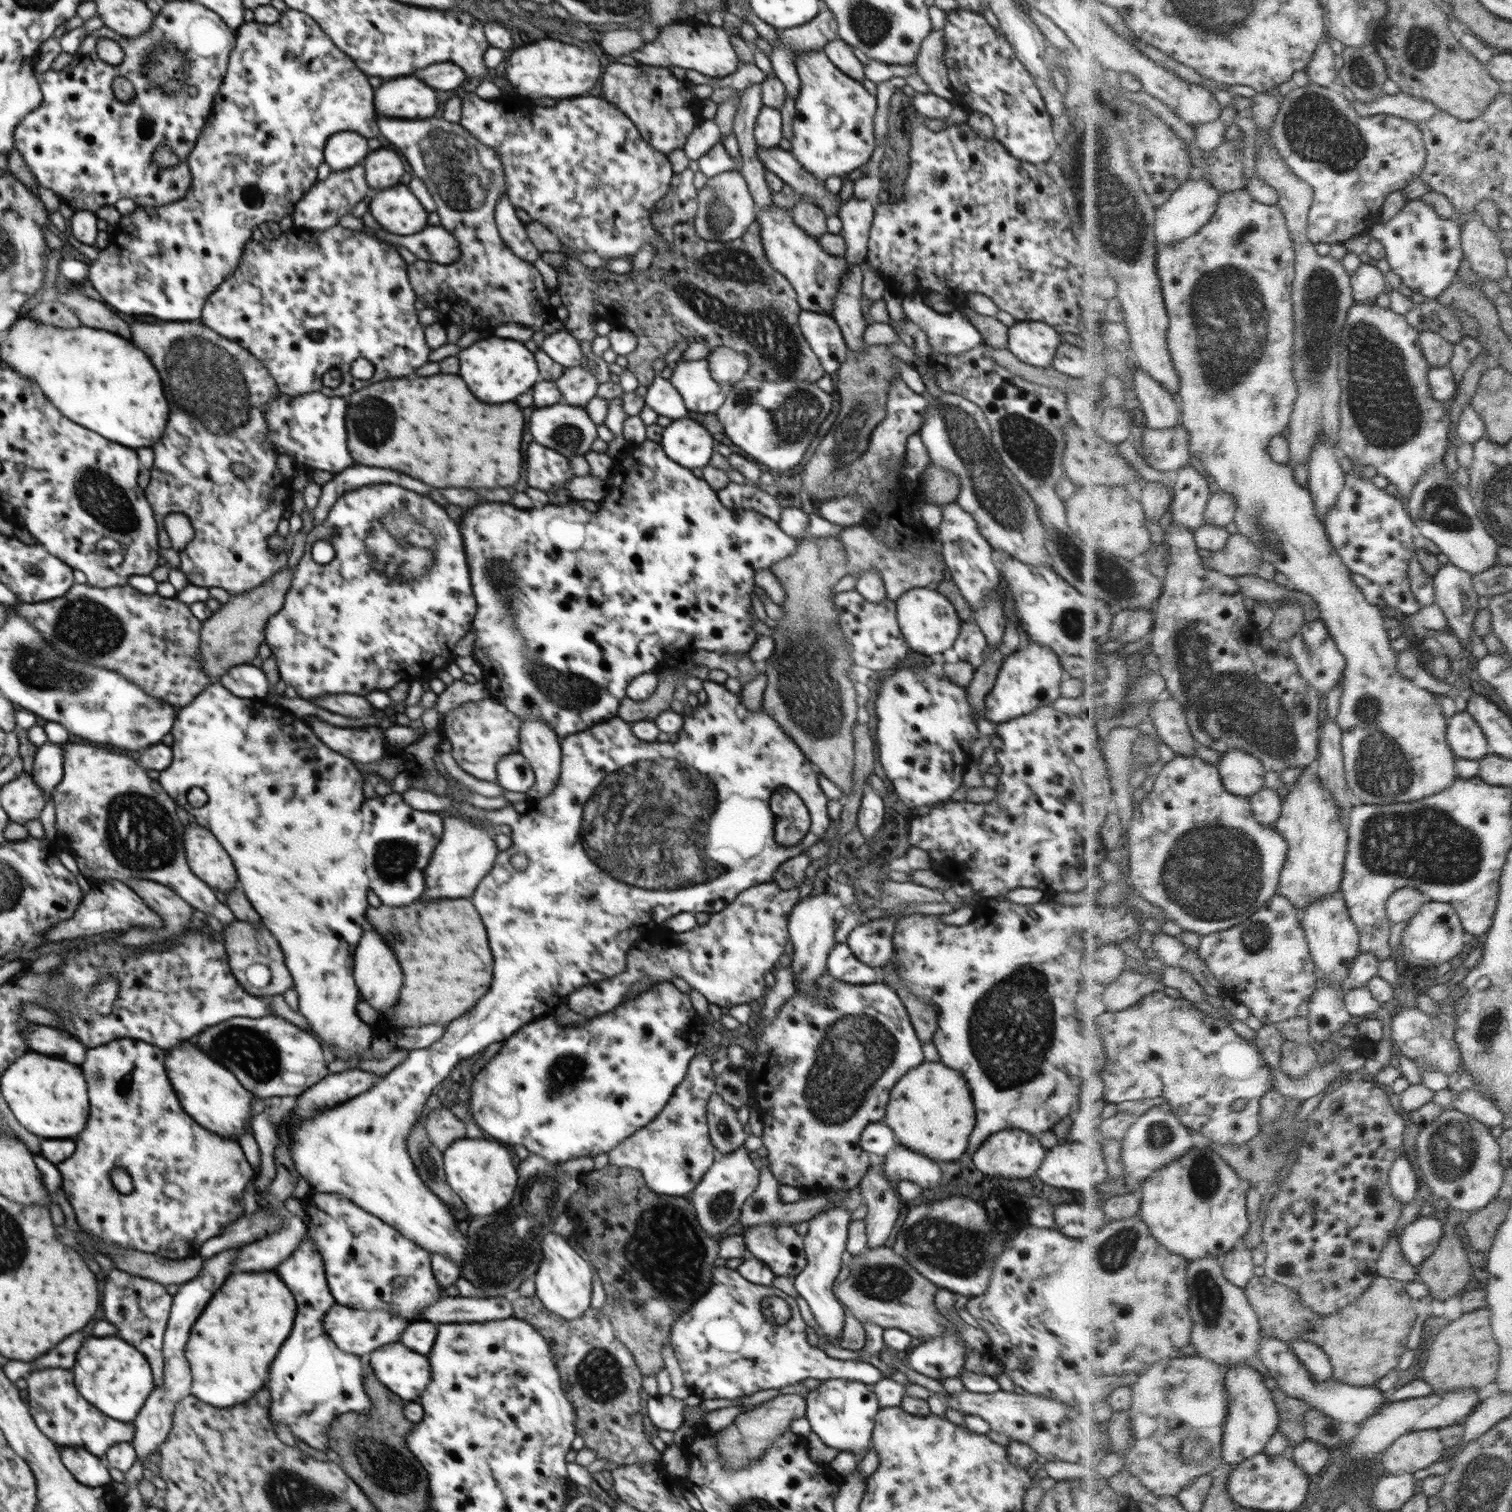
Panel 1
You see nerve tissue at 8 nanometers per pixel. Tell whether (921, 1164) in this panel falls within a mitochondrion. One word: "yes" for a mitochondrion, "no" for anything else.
no

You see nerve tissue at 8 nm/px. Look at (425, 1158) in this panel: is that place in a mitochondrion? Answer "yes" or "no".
yes

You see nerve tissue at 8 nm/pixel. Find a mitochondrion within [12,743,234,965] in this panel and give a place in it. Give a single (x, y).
(141, 835)

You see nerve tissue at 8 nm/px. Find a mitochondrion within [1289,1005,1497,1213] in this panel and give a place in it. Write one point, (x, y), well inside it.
(1452, 1148)

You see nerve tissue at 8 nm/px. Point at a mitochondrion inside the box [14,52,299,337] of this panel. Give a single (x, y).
(247, 194)

